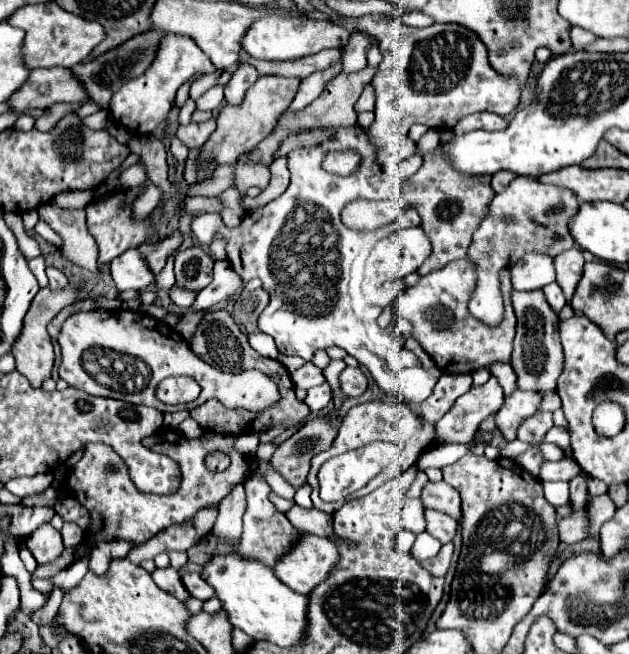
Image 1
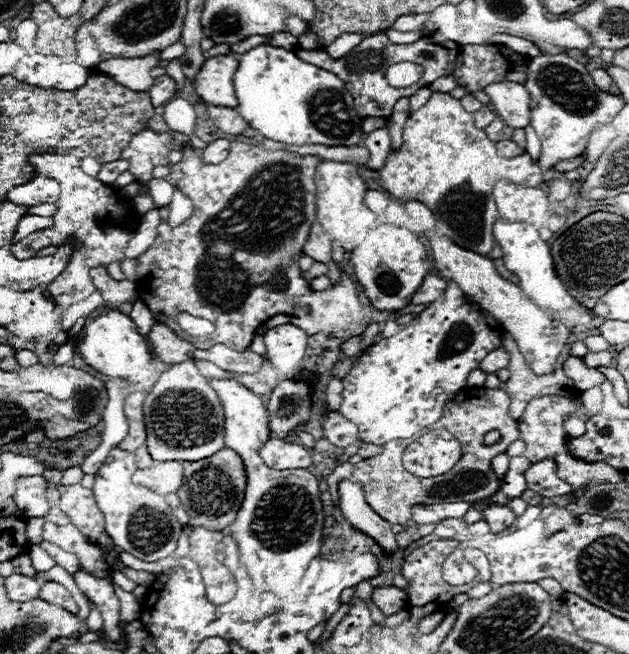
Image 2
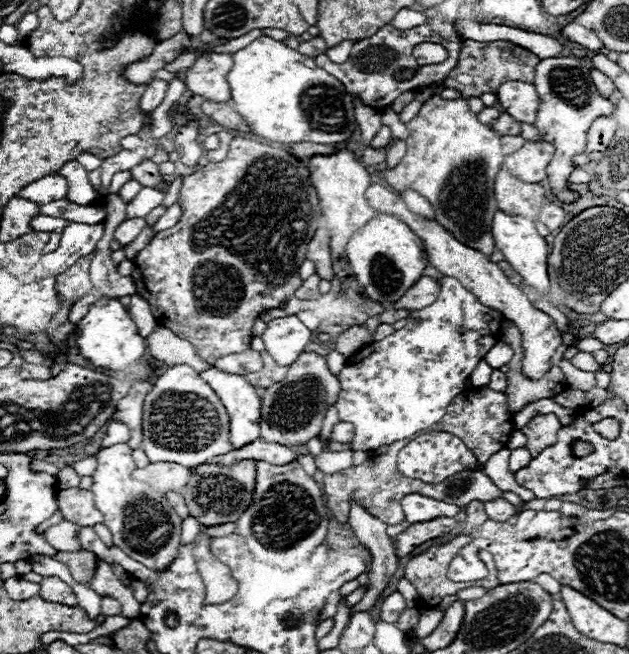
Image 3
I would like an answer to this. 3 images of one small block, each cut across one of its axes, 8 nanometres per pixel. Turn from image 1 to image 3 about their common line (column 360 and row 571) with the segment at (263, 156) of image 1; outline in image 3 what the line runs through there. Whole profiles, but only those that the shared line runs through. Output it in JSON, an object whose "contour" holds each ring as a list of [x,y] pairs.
{"contour":[[[84,550],[84,552],[56,552],[54,556],[56,560],[64,562],[72,574],[74,580],[82,582],[82,584],[88,584],[92,574],[94,574],[94,554]]]}

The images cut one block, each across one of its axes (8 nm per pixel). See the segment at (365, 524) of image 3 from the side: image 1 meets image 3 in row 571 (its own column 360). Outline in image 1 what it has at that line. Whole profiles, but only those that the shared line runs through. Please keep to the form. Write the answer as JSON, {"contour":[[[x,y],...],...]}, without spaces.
{"contour":[[[344,368],[342,374],[340,374],[340,386],[342,386],[342,392],[346,396],[358,398],[358,396],[362,396],[366,392],[368,380],[362,374],[360,368]]]}

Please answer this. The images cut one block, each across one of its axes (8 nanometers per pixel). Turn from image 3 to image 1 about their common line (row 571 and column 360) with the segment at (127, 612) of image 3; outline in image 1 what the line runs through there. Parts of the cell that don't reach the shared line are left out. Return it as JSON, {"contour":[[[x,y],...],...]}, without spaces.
{"contour":[[[366,84],[362,96],[356,102],[356,112],[366,112],[366,110],[374,110],[374,86]]]}

